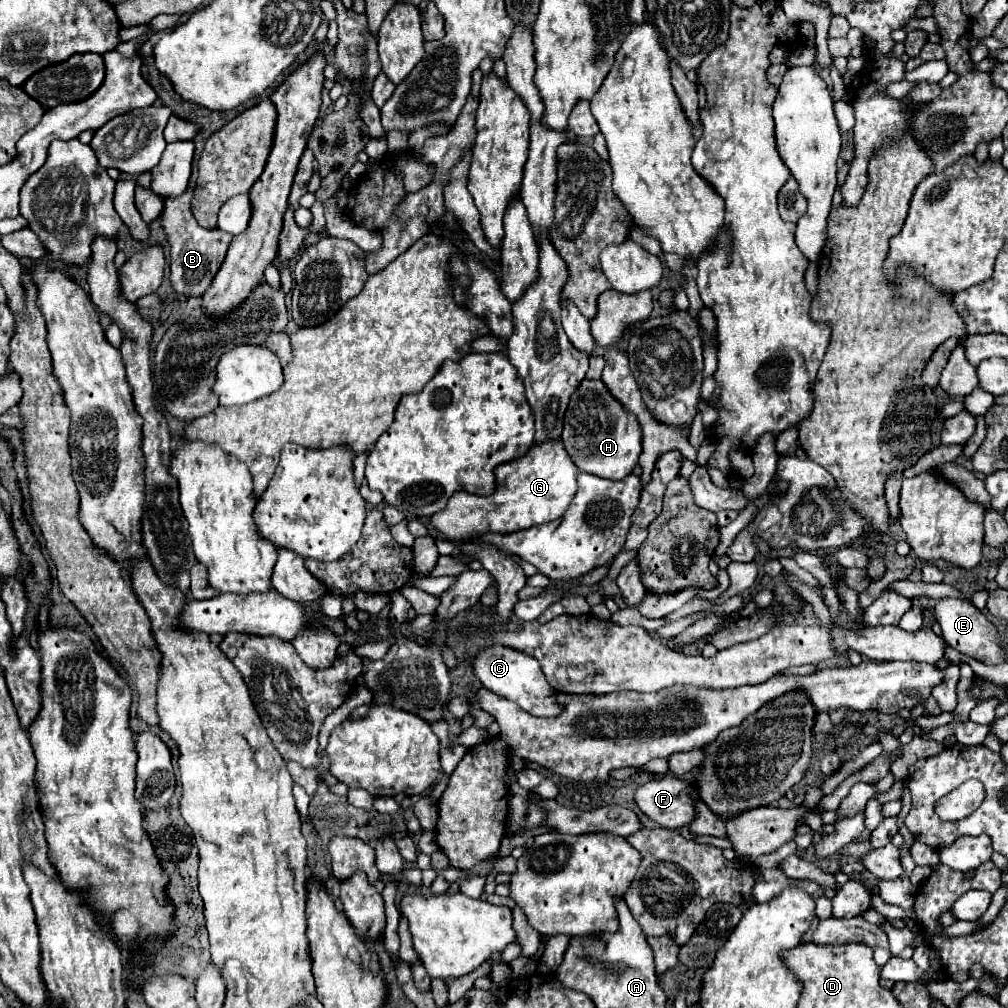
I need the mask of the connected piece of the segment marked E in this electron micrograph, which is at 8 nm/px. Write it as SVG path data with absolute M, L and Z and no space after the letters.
M943 597L935 603L935 619L943 629L945 641L953 649L957 649L973 659L979 659L985 665L997 665L997 663L1005 661L1005 651L1001 647L1001 635L995 631L995 627L987 619L987 615L981 613L971 601L959 599L959 597Z

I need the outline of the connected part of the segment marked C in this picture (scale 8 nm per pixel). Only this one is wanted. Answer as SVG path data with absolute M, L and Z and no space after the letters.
M503 645L485 647L479 651L479 655L475 659L471 659L471 667L473 667L473 675L487 689L517 703L523 711L527 711L535 717L553 717L561 711L555 701L555 689L547 683L539 663L525 653L517 653L515 649L503 647Z

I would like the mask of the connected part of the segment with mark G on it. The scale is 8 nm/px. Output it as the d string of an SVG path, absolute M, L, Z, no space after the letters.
M561 443L533 445L525 457L503 463L495 469L497 487L491 495L475 495L457 491L447 507L431 515L431 525L451 541L479 541L487 533L509 535L533 525L559 519L577 493L575 475L579 469L573 465Z

